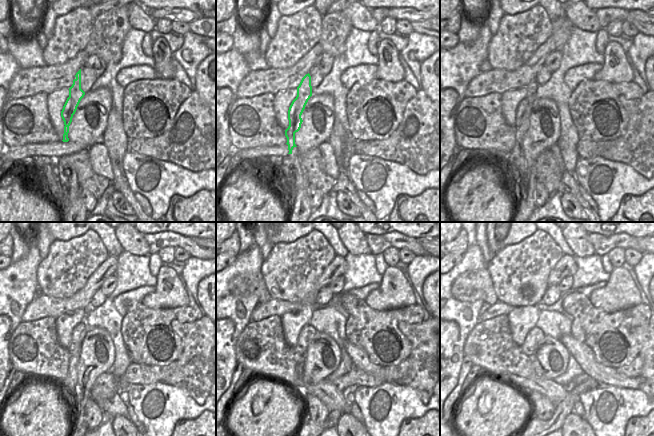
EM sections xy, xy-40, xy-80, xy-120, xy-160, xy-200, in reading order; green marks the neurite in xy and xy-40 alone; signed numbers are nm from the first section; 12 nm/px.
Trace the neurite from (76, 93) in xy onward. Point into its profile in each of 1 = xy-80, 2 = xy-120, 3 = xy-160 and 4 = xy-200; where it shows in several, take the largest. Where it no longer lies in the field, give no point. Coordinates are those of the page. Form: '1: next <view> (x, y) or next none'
1: next xy-80 (523, 111)
2: next xy-120 (80, 330)
3: next xy-160 (307, 332)
4: next xy-200 (535, 335)

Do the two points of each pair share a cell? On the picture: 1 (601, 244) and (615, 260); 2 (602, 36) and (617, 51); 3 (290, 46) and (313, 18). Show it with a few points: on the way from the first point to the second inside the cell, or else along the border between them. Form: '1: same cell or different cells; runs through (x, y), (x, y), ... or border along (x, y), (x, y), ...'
1: different cells; border along (624, 249), (614, 247), (607, 253)
2: different cells; border along (609, 41), (603, 53)
3: same cell; runs through (296, 39), (305, 30), (306, 25)

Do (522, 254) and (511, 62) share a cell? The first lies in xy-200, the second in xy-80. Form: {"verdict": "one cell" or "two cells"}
{"verdict": "one cell"}

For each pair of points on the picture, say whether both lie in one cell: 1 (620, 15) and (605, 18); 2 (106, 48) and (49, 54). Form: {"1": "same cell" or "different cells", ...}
{"1": "same cell", "2": "different cells"}

